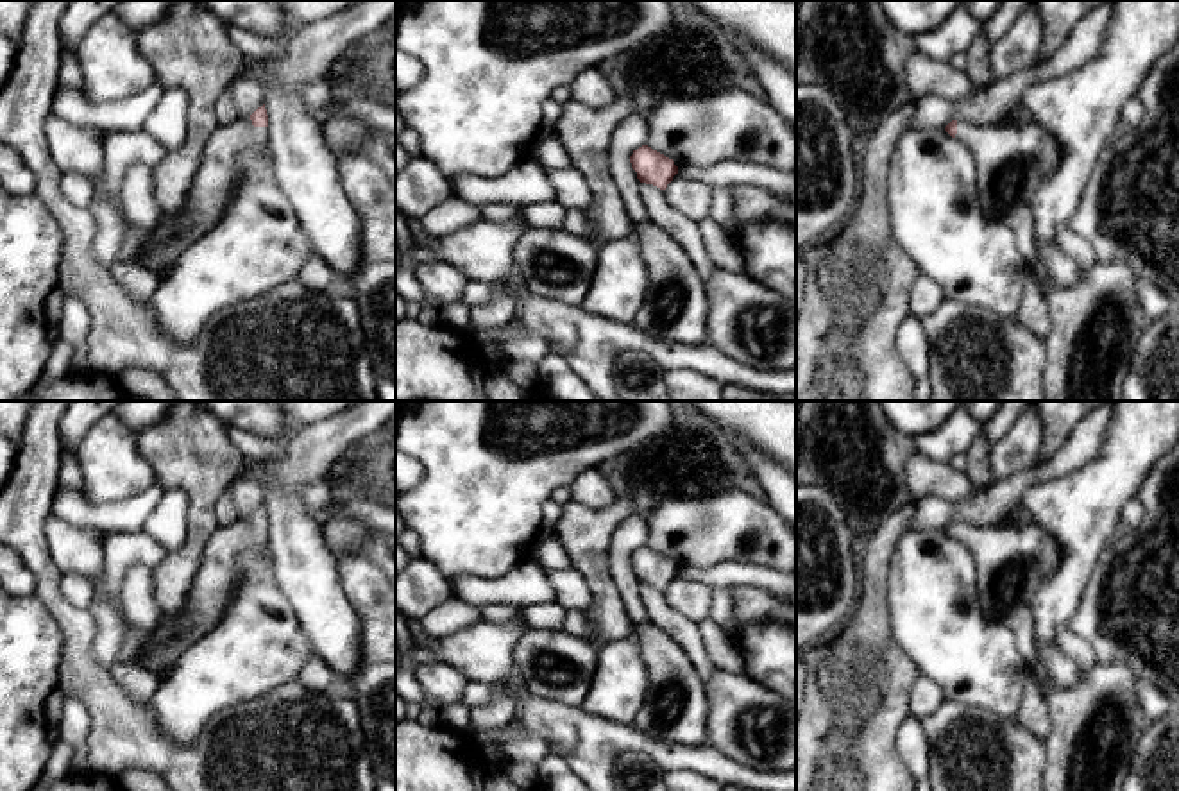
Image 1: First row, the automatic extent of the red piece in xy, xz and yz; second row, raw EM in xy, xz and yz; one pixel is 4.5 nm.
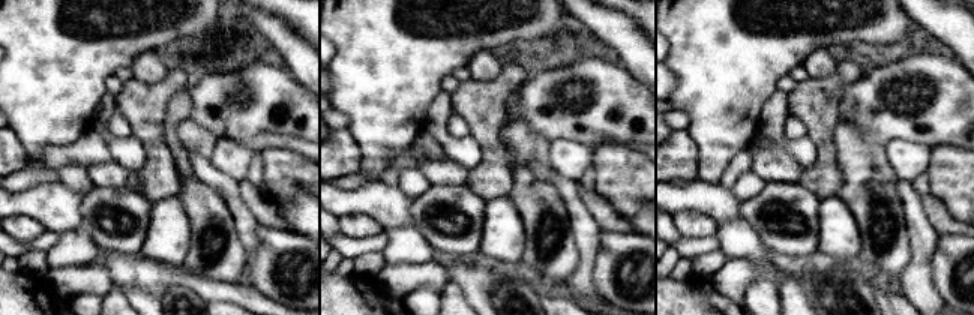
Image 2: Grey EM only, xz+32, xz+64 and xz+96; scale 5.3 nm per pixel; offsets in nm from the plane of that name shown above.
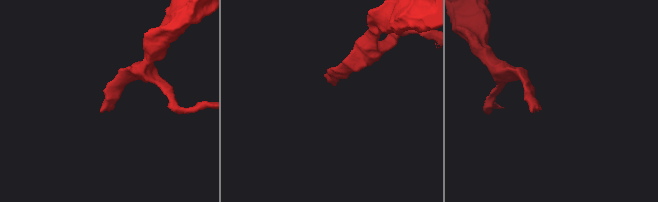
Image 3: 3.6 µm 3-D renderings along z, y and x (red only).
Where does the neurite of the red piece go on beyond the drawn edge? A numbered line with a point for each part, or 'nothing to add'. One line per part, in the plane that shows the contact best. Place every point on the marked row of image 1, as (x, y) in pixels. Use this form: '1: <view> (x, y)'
1: xy (217, 174)

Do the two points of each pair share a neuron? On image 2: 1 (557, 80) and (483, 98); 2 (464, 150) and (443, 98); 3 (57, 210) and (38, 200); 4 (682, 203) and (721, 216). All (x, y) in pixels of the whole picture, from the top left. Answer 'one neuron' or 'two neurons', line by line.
1: two neurons
2: one neuron
3: one neuron
4: one neuron

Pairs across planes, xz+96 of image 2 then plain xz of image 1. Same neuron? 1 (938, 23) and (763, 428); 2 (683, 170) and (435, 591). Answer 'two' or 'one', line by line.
1: two
2: one

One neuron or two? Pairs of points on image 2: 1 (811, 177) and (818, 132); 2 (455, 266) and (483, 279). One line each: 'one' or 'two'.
1: one
2: one

